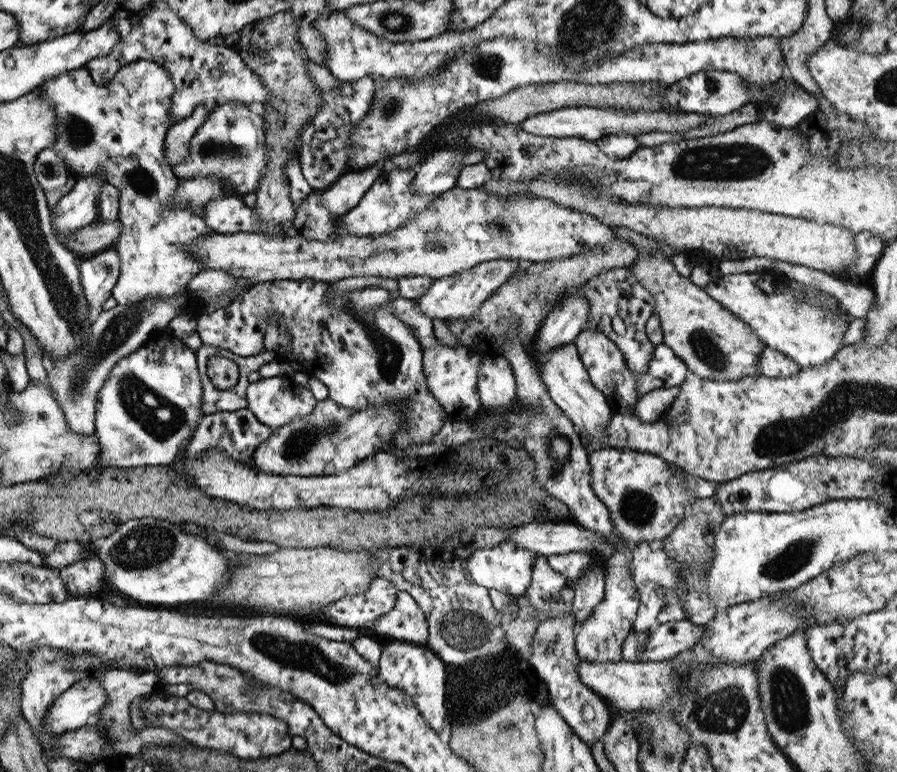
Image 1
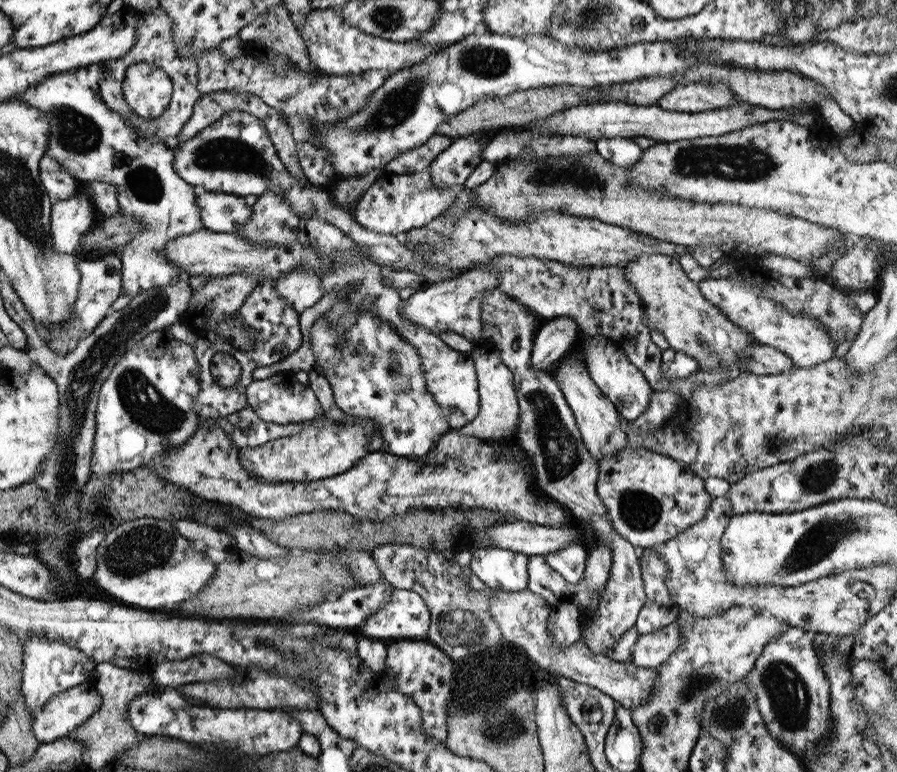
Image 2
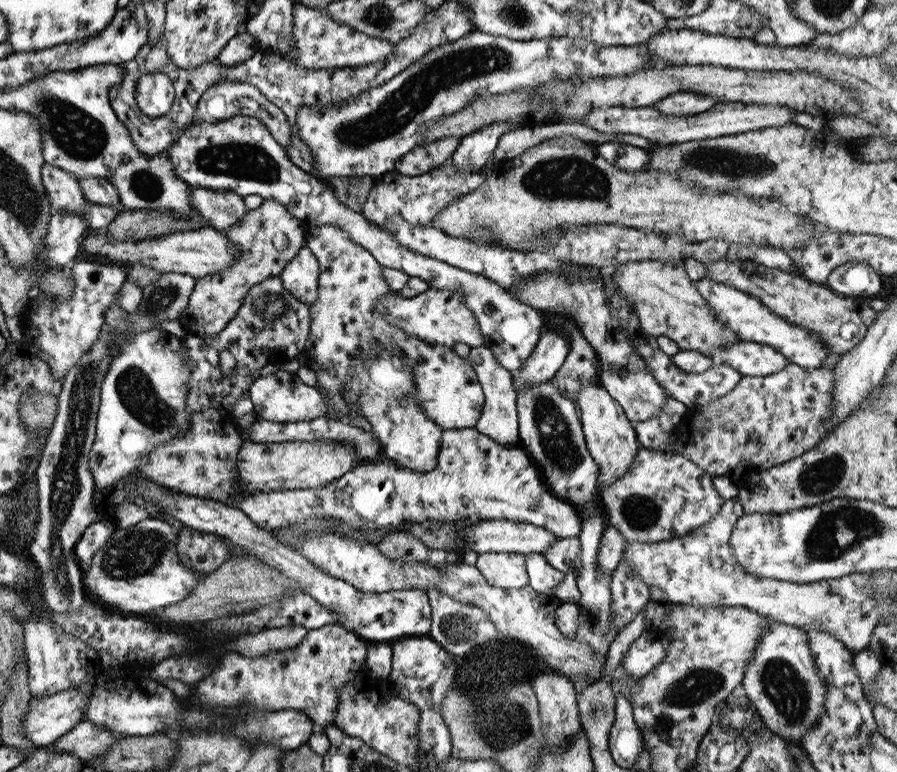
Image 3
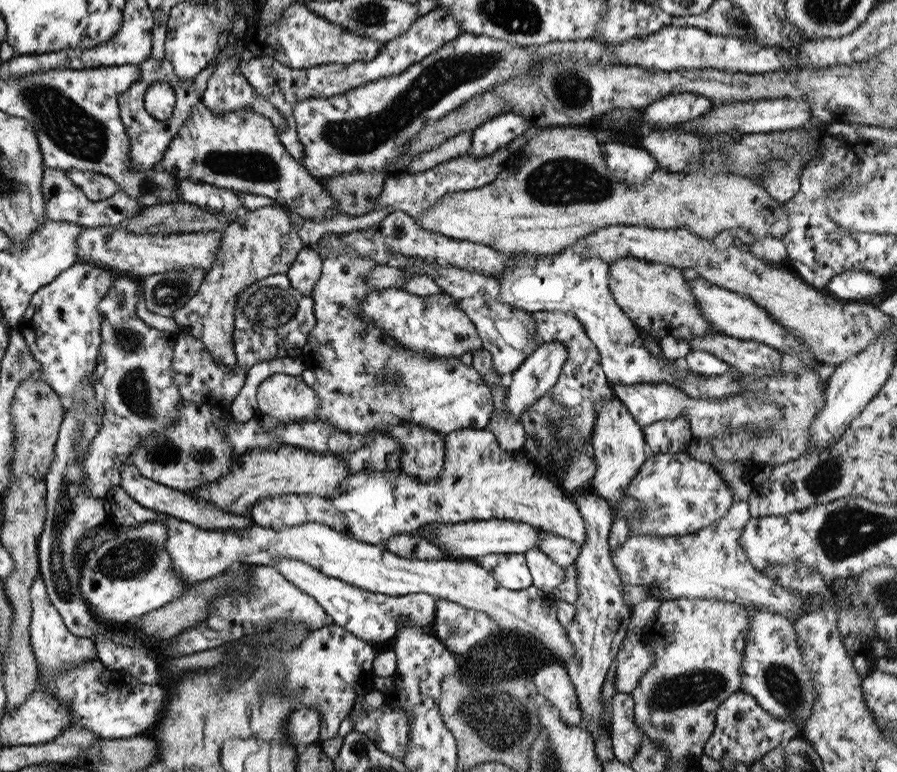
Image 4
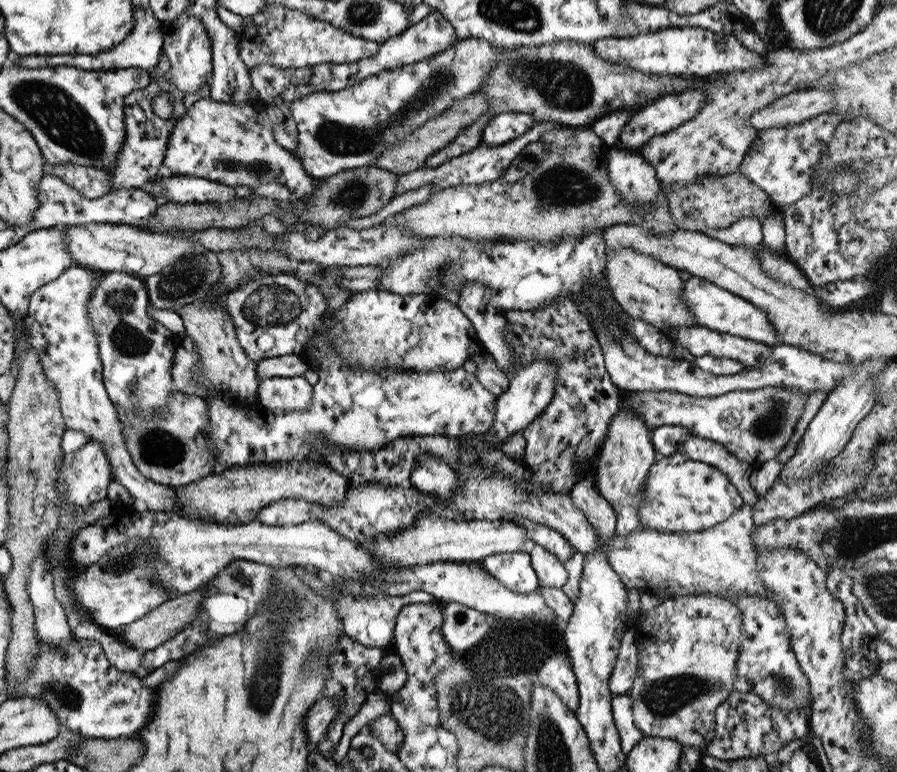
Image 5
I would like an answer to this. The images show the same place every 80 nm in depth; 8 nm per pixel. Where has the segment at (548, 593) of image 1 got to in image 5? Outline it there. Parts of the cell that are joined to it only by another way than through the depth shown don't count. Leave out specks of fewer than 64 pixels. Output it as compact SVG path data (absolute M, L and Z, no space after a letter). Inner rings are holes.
M533 545L528 557L530 558L531 569L535 571L535 577L537 577L538 587L555 589L565 584L565 568L556 556L539 545Z

